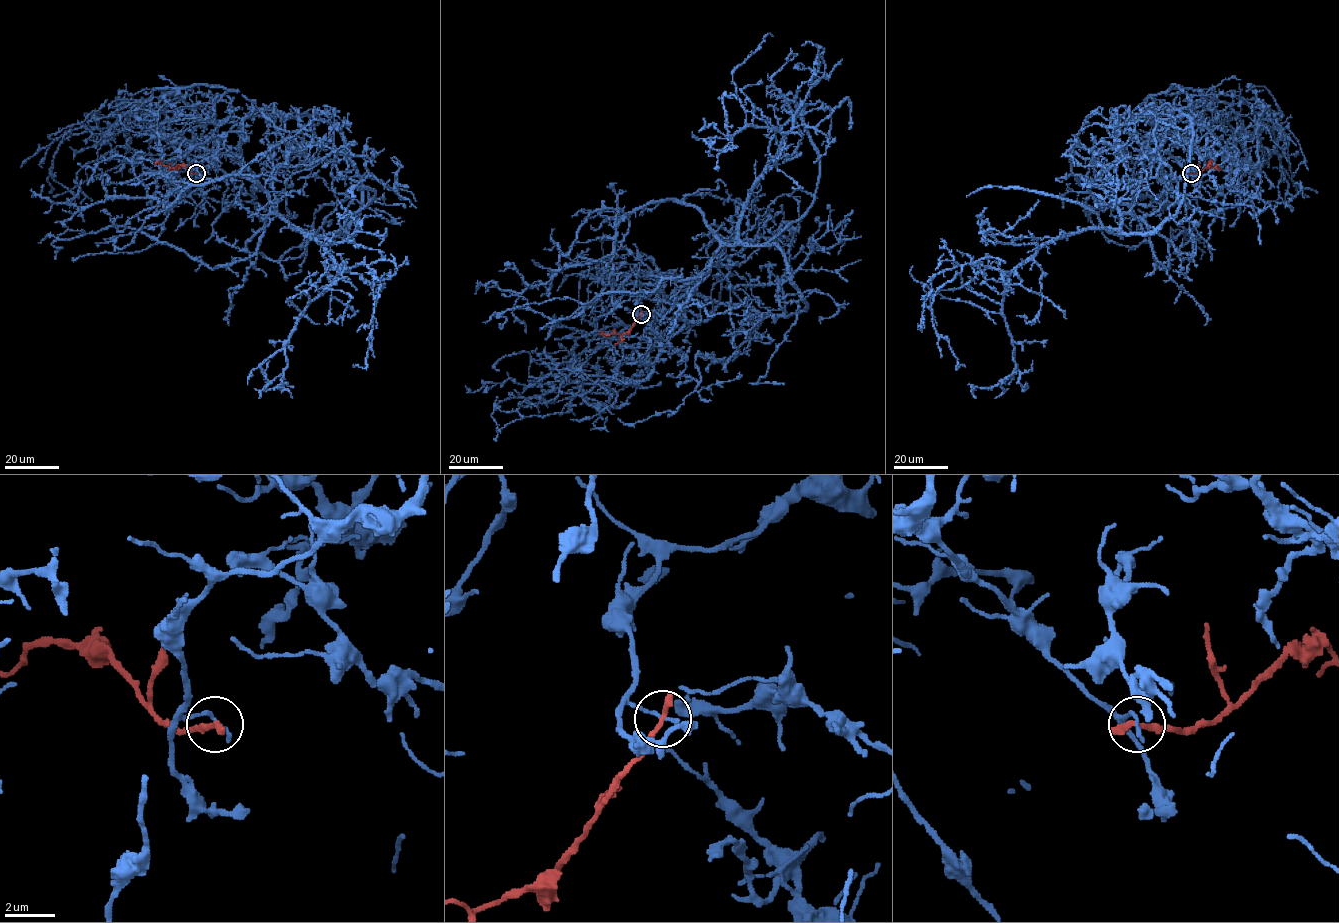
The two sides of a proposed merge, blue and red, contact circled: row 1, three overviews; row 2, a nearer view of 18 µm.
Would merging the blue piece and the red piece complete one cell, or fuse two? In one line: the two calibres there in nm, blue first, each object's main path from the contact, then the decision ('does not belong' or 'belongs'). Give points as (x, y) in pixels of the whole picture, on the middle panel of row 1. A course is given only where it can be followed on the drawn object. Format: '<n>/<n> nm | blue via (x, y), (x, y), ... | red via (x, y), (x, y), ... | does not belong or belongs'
180/320 nm | blue via (641, 314), (656, 291), (806, 306), (775, 245), (723, 245), (689, 280), (500, 324) | red via (641, 314), (622, 334), (606, 335), (598, 331) | does not belong

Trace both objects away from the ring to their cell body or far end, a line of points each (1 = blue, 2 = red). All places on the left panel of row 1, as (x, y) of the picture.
1: (196, 173), (225, 118), (313, 115), (360, 212), (313, 235), (271, 213), (211, 268), (124, 225), (55, 259)
2: (196, 173), (192, 173), (184, 165), (169, 167), (154, 163)

